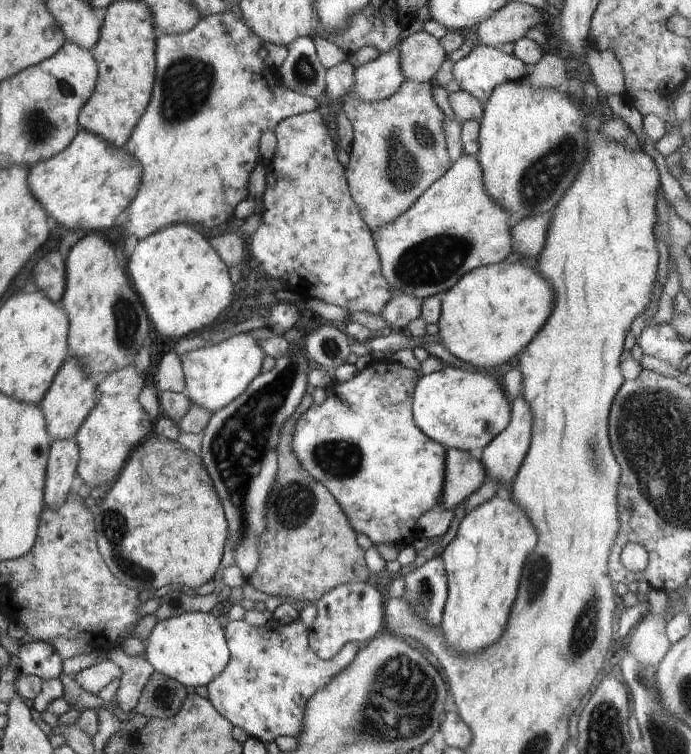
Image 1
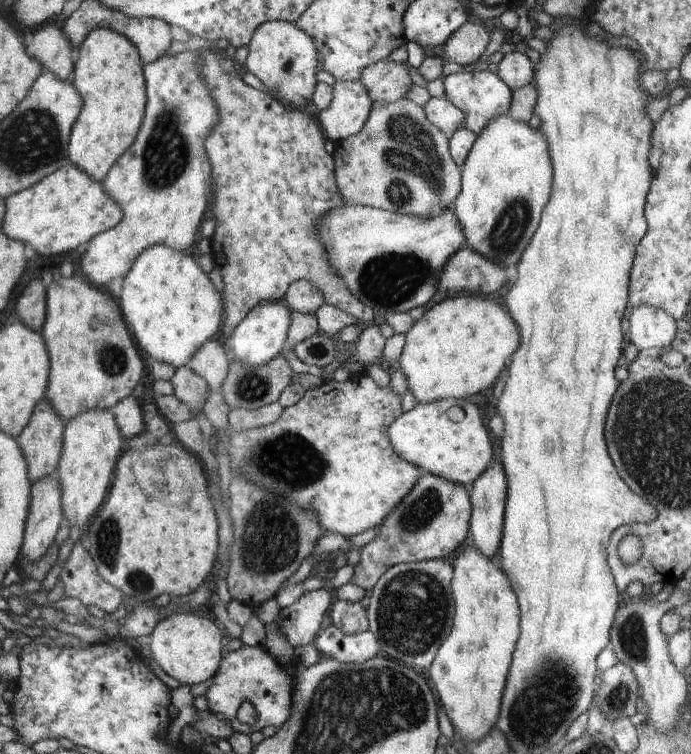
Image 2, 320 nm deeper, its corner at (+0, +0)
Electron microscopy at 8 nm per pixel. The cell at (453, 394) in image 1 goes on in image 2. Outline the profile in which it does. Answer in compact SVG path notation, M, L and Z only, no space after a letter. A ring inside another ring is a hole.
M464 398L418 402L389 427L390 444L398 456L420 470L428 470L430 474L468 488L493 460L492 436L488 433L478 407Z

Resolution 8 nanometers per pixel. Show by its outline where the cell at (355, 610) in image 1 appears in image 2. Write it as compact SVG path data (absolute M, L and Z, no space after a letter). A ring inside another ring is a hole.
M334 624L322 630L313 645L325 658L342 663L362 663L381 655L378 640L372 632L346 635Z

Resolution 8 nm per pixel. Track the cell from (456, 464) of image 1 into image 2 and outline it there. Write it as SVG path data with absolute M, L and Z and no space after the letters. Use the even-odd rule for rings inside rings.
M421 470L414 488L384 518L383 525L376 527L376 538L360 550L360 562L354 567L350 583L365 591L372 590L387 570L398 564L431 559L447 560L466 540L470 531L469 494L468 487L448 482L436 474L430 474L428 470Z

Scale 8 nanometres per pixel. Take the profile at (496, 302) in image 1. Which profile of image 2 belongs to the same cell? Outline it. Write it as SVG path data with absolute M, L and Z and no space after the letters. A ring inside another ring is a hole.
M470 294L430 306L405 335L406 345L397 368L401 366L408 392L417 404L442 398L467 399L491 388L520 344L520 332L510 312L494 300Z

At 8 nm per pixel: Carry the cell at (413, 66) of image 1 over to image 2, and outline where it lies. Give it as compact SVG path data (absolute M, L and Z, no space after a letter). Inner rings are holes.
M384 60L362 70L360 80L366 86L372 102L398 102L412 86L412 76L406 64Z

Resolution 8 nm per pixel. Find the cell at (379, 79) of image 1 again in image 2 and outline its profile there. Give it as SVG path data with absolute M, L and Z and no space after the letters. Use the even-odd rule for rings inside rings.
M338 80L332 90L330 106L326 110L316 111L316 118L330 147L359 134L374 104L362 82Z

